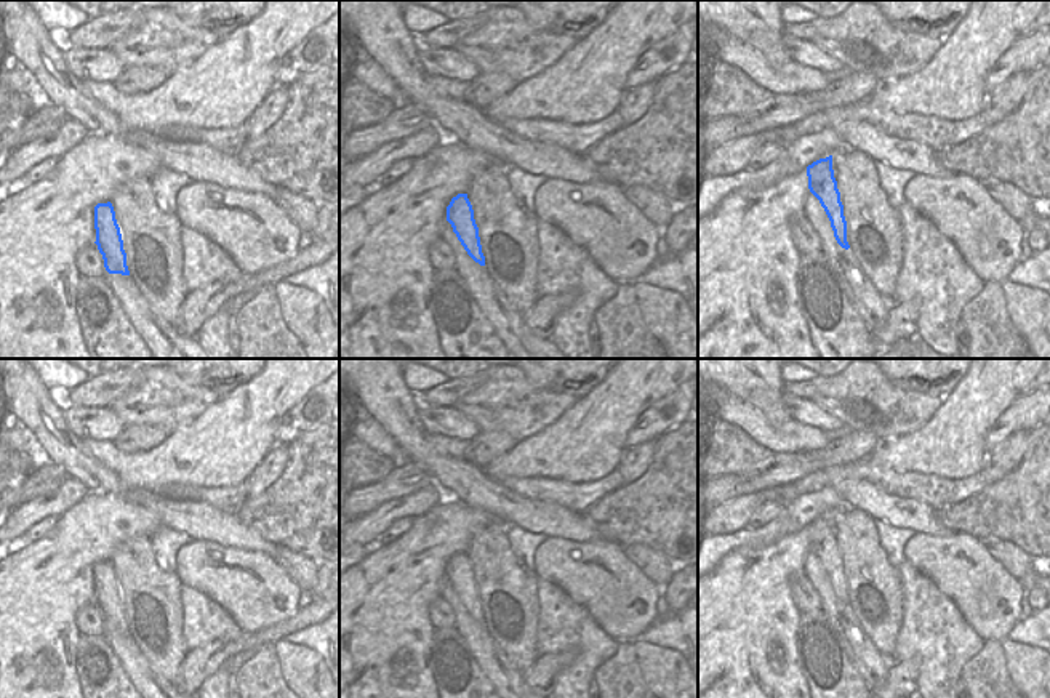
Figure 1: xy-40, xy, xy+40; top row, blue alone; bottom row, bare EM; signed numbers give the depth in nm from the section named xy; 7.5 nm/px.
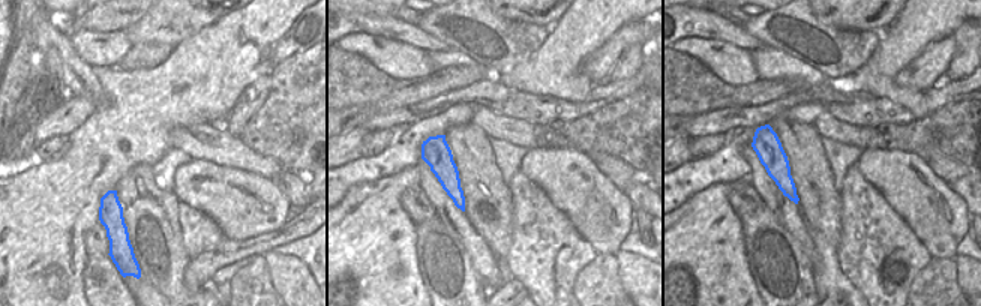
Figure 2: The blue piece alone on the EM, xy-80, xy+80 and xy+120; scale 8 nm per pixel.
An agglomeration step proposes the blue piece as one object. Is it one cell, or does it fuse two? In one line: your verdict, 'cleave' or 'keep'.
keep

